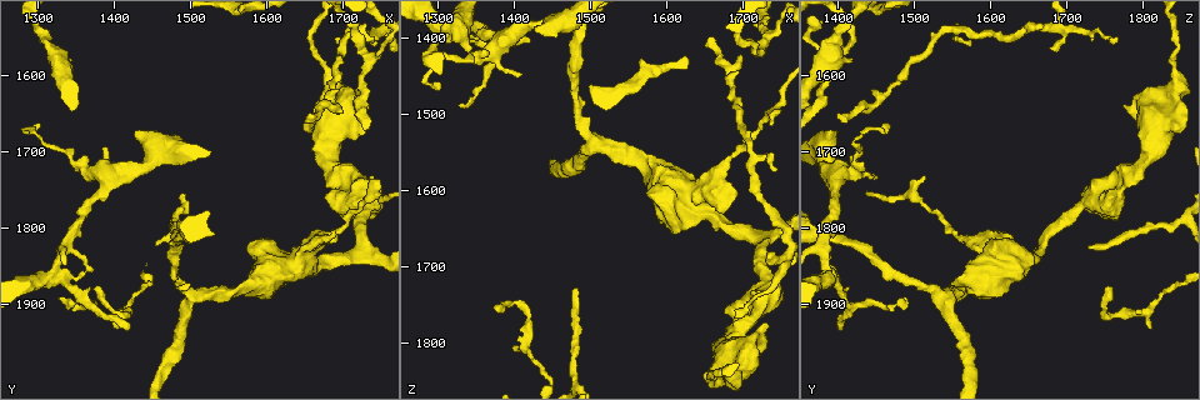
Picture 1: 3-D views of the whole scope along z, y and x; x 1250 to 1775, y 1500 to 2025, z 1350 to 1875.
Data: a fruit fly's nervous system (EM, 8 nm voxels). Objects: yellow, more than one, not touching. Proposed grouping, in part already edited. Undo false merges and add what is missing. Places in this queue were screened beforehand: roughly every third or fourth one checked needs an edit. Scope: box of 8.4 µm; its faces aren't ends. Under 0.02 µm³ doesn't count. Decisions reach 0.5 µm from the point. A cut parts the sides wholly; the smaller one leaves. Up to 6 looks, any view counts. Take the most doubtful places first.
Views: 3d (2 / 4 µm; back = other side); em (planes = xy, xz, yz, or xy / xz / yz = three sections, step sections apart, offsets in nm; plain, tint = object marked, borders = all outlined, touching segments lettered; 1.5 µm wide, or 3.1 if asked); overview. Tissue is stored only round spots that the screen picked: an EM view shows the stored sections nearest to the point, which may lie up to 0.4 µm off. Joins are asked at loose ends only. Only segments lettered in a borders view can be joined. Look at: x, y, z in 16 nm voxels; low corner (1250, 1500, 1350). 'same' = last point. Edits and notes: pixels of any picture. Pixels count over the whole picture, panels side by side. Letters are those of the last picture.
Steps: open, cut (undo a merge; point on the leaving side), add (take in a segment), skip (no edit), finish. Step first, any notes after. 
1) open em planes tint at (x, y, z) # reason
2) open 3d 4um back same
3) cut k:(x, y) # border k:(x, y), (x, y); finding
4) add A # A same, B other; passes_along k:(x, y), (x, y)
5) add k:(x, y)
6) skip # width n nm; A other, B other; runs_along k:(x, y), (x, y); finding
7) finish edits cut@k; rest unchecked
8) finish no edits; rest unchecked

open 3d 4um at (1420, 1935, 1405) # free end

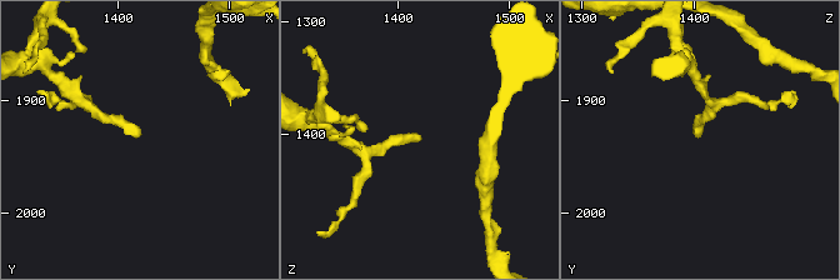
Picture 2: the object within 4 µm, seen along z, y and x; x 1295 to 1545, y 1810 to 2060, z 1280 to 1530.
open em planes tint at (1422, 1932, 1404) # need the tissue

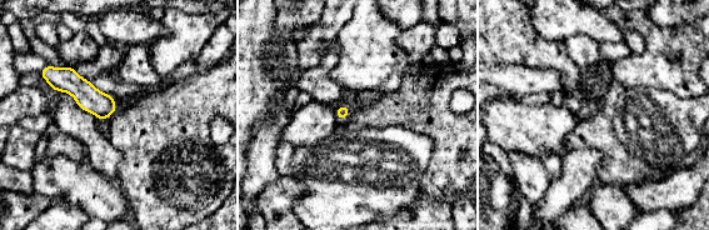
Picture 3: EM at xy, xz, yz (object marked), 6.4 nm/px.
open em planes borders same

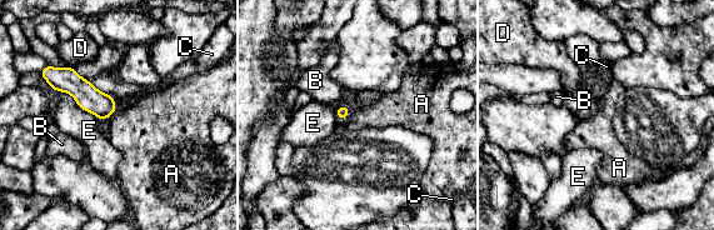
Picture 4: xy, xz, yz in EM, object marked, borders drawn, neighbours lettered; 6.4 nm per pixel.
skip # width 80 nm; A other, B other, C other, D other, E other; border 4:(115, 110), (103, 121); no lettered segment goes on from it

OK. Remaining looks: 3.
open 3d 2um at (1655, 1650, 1400) # free end

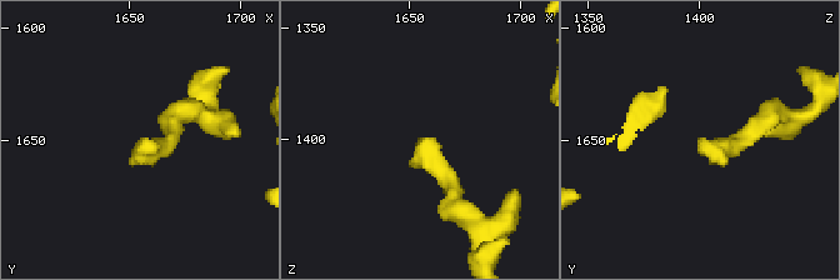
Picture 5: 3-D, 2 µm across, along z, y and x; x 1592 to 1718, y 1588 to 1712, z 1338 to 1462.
open em xz step 8 tint at (1656, 1652, 1400)

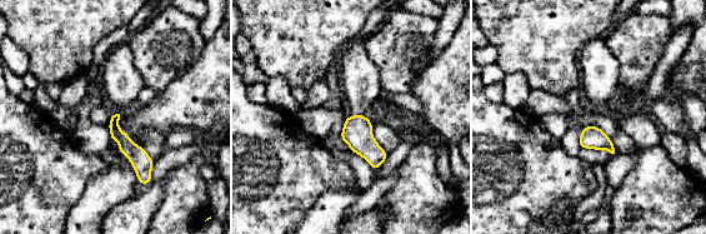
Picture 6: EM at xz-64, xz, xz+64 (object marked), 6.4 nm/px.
open em planes borders same

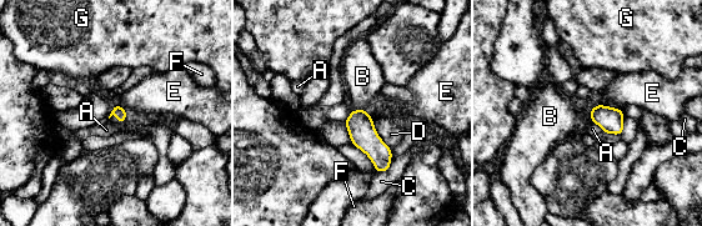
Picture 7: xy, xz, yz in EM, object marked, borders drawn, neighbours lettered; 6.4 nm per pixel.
add B # A other, B same, C other, D other, E other, F other, G other; passes_along 7:(360, 125), (359, 110), (362, 76); it goes on there

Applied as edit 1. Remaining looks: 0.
finish edits add@7; rest unchecked

